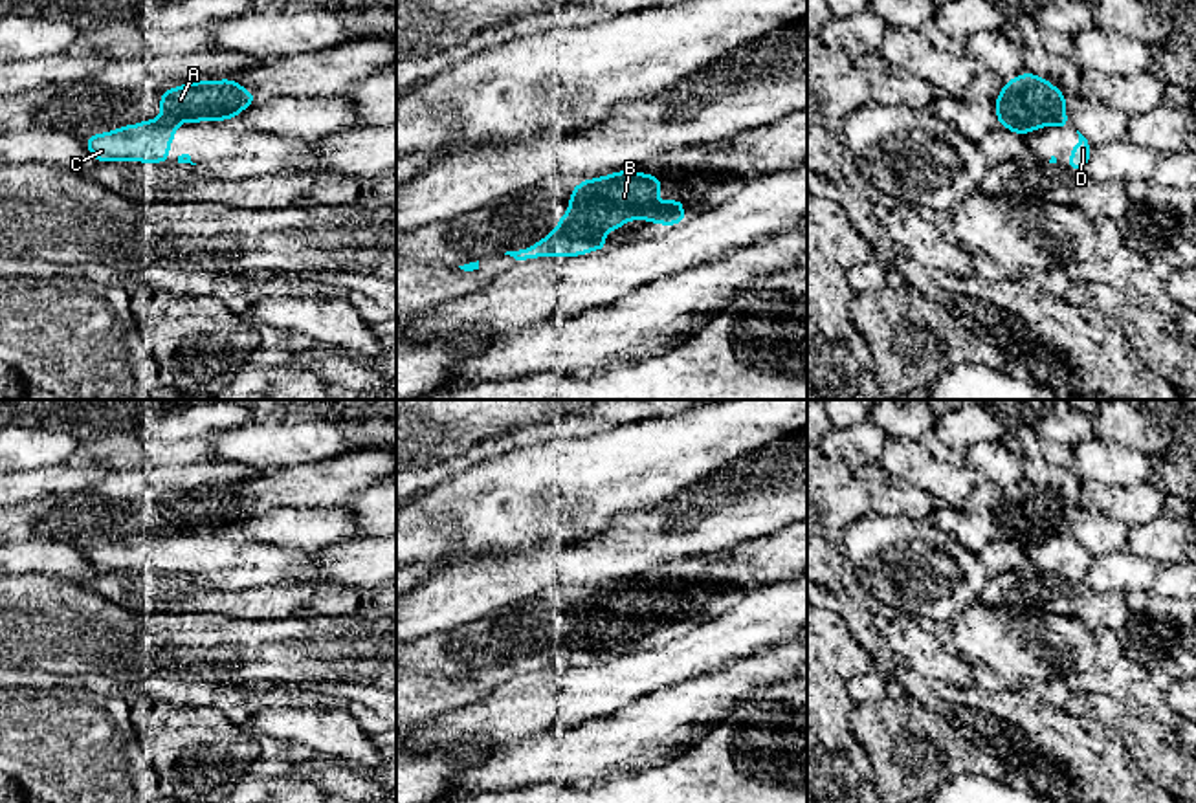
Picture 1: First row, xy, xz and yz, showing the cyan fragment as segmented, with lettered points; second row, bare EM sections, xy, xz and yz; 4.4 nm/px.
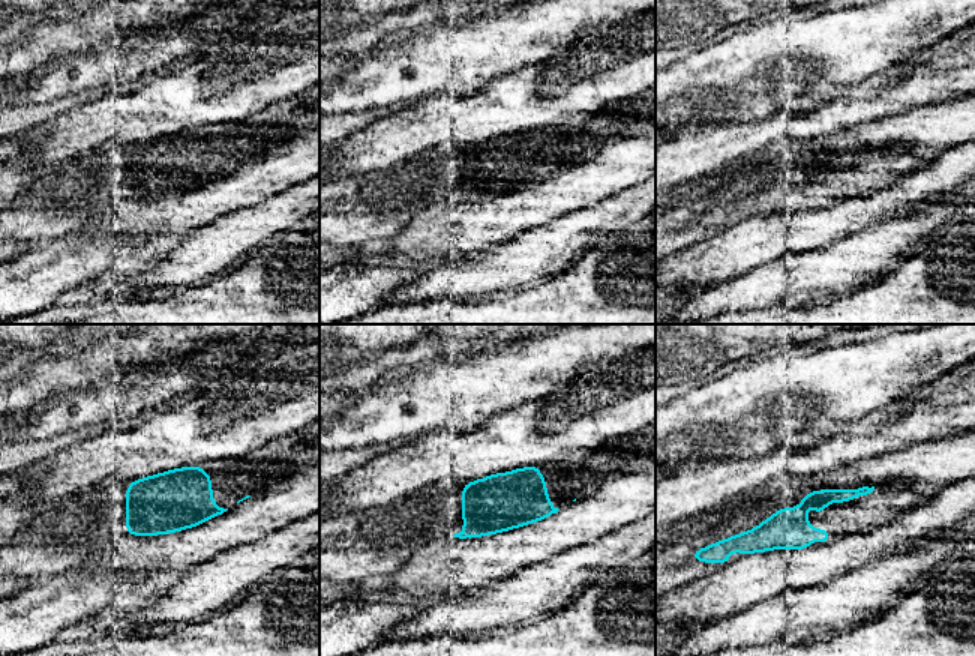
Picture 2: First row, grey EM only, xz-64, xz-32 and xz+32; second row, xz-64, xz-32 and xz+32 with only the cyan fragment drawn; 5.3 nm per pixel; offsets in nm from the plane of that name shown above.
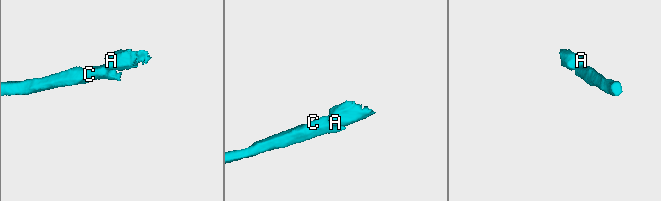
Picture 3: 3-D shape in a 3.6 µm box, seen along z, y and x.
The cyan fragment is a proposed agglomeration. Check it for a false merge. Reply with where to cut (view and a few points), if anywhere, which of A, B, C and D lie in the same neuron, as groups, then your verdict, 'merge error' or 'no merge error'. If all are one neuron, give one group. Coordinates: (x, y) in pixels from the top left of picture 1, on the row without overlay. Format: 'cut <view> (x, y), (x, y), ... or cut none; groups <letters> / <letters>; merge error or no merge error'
cut xz (569, 622), (586, 642); groups A B / C D; merge error

